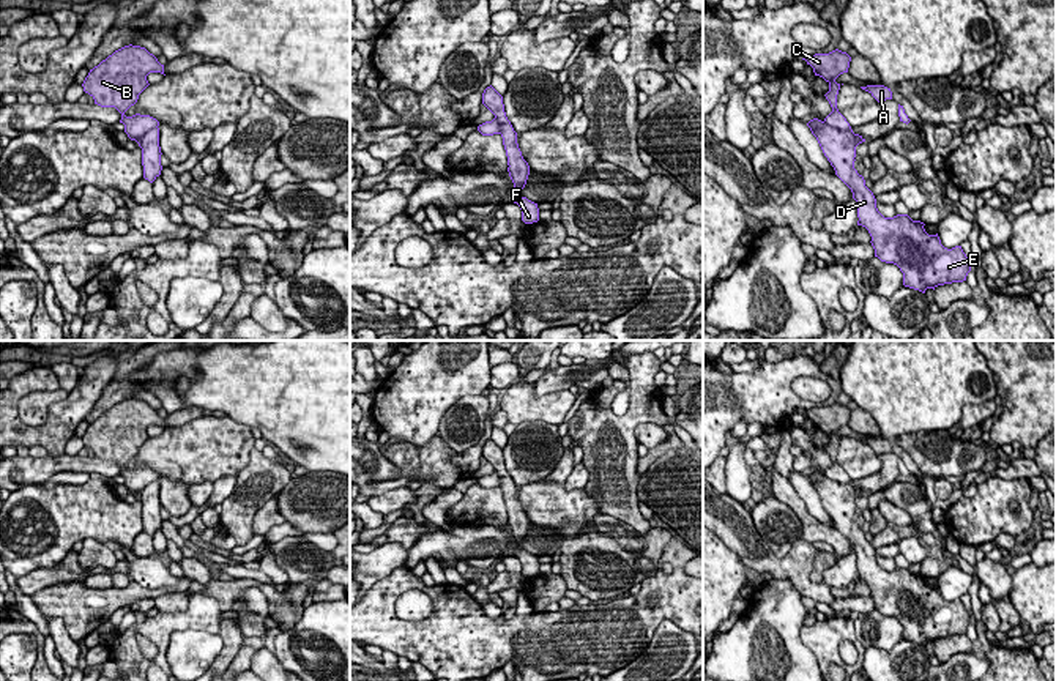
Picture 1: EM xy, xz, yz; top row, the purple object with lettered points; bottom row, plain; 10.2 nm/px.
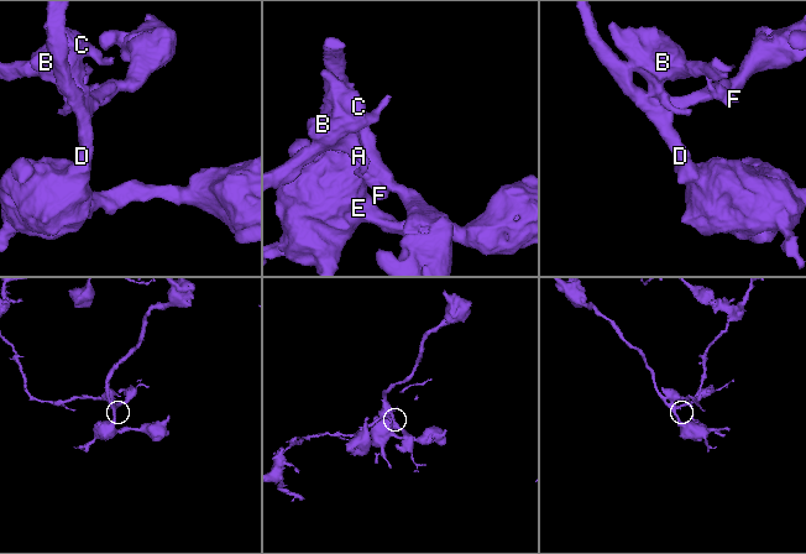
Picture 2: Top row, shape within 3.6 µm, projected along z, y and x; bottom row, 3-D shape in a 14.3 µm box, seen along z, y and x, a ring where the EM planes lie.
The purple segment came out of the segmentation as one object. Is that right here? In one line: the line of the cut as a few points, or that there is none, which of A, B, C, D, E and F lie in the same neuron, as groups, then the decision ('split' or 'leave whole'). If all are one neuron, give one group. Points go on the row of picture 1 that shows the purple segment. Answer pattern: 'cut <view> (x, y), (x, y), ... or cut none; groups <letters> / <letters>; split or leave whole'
cut none; groups A B C D E F; leave whole

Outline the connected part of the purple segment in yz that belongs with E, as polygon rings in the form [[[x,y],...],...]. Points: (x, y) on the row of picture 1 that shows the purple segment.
[[[838,49],[829,54],[815,54],[802,58],[813,68],[815,76],[829,84],[824,95],[832,112],[821,121],[807,123],[816,137],[835,175],[851,189],[857,202],[857,225],[868,230],[875,257],[894,263],[903,273],[903,285],[925,293],[927,288],[963,282],[971,271],[971,263],[961,246],[947,249],[936,235],[928,235],[924,222],[913,221],[908,214],[884,218],[876,208],[873,192],[854,169],[856,147],[865,139],[854,134],[846,118],[837,109],[840,84],[835,79],[848,73],[851,57]]]

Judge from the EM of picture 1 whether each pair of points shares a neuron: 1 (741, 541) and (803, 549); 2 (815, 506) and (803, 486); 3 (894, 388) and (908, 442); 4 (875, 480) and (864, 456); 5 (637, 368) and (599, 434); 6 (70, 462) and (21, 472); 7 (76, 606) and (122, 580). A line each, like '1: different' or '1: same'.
1: same
2: same
3: different
4: different
5: same
6: same
7: different

